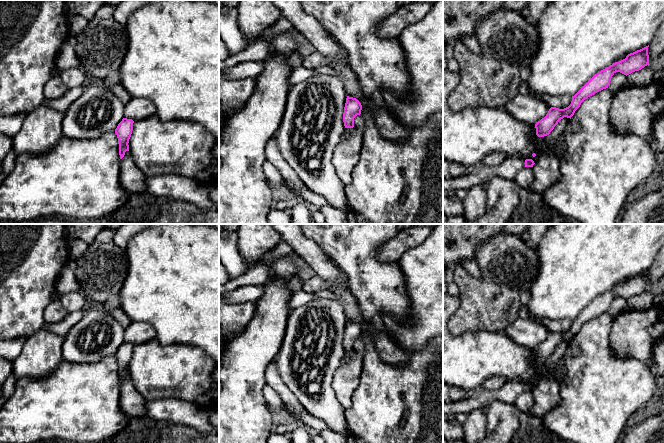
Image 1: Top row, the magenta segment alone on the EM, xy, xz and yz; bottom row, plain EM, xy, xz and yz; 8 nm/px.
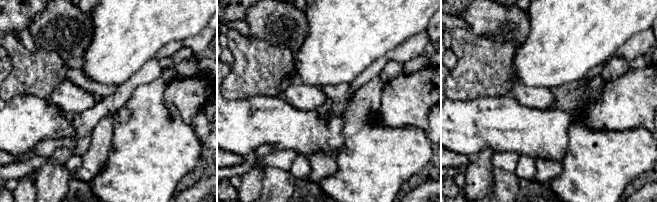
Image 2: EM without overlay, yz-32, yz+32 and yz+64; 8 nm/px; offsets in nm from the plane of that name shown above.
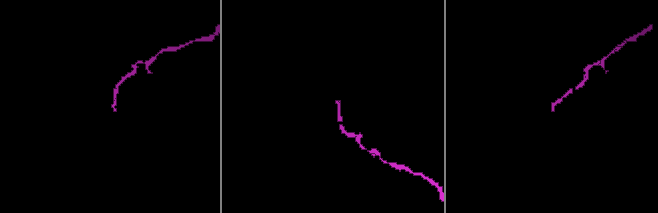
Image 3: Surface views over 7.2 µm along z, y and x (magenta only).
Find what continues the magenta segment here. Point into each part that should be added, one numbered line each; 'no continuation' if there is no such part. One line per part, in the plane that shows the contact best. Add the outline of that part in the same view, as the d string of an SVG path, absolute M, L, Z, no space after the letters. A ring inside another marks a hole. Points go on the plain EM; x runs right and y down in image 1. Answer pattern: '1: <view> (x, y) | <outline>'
1: yz (509, 392) | M507 382L498 390L478 388L475 392L471 392L466 399L443 402L443 419L459 413L469 414L474 409L488 407L495 400L515 404L517 397L524 391L525 383L521 382Z

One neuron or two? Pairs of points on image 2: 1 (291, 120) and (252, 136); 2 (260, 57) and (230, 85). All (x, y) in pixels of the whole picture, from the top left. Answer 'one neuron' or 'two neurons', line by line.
1: one neuron
2: one neuron

